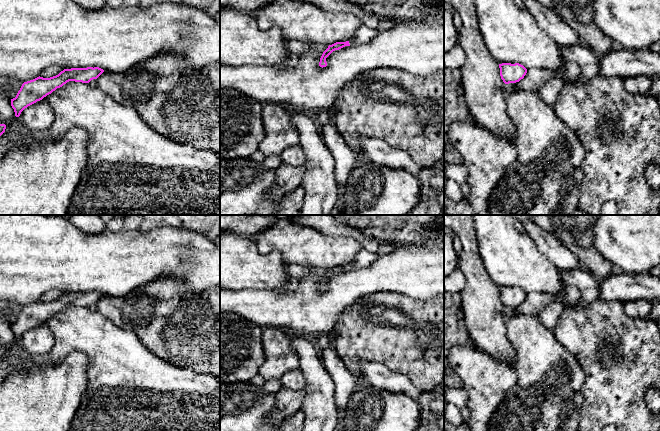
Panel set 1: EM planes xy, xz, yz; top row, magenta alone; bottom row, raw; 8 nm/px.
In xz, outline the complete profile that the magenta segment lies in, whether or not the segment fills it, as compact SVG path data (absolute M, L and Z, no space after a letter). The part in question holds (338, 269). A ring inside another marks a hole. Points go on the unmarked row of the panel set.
M361 249L360 252L356 255L353 262L351 262L349 265L346 266L336 266L332 269L329 269L328 272L323 276L319 290L320 291L326 291L327 286L326 282L335 274L339 274L345 270L356 270L359 268L365 268L369 267L371 264L373 264L378 259L378 254L375 252L370 252L366 249Z

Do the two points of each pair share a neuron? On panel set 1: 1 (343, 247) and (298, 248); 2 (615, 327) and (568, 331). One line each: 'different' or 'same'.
1: same
2: same

